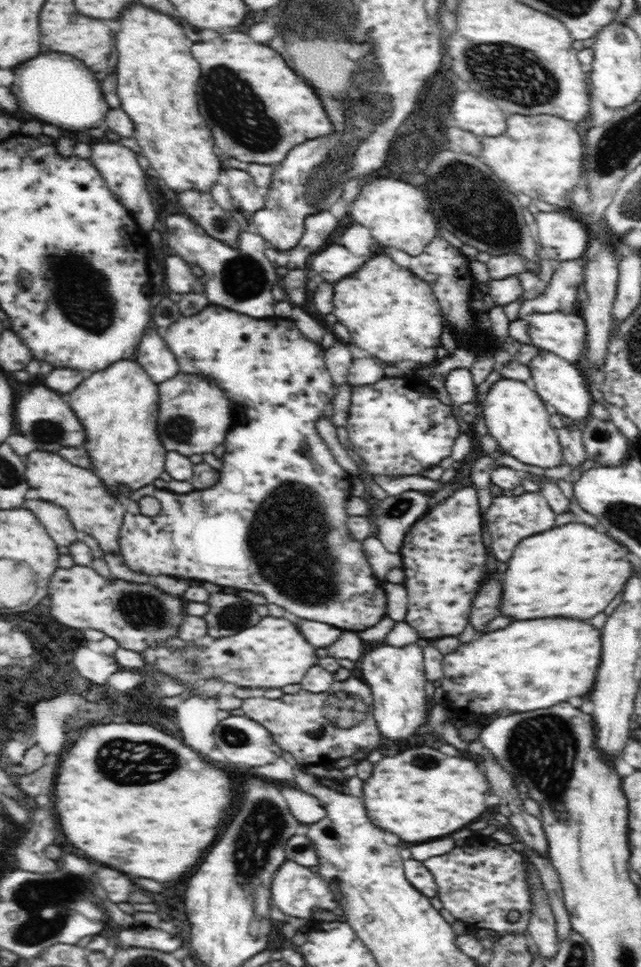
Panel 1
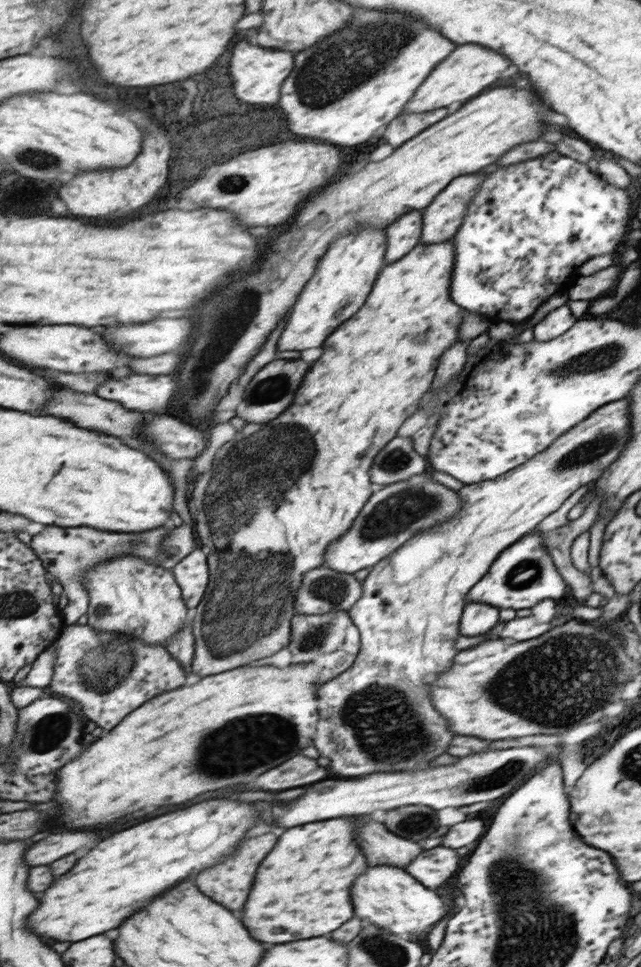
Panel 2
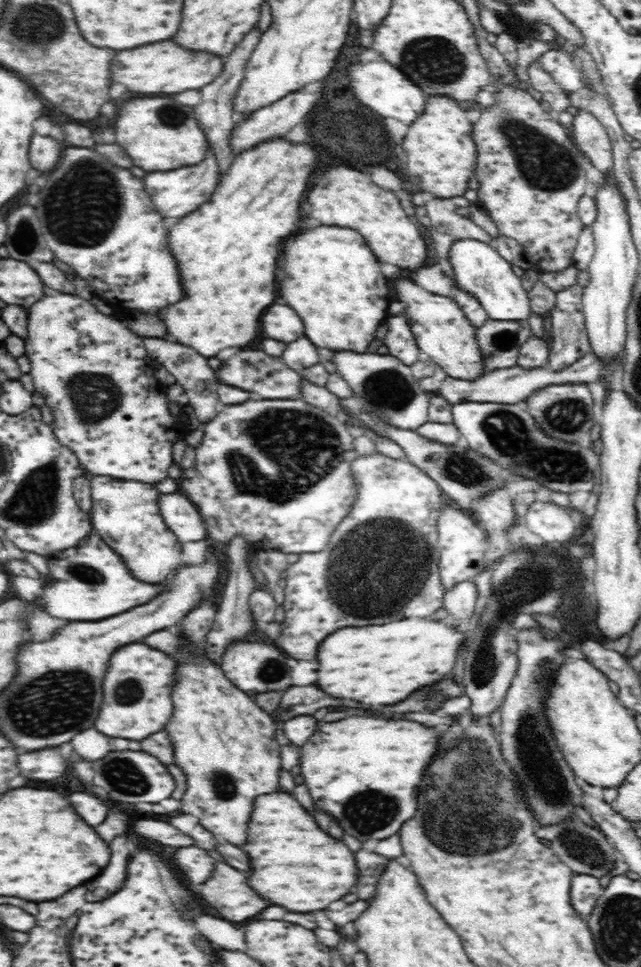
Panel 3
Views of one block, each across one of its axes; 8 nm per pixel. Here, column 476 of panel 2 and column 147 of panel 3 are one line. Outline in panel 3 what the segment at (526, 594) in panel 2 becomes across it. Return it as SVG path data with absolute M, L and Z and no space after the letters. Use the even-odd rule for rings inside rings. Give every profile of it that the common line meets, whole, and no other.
M96 533L83 538L75 547L56 551L46 557L54 582L44 586L42 604L46 606L49 616L56 616L60 620L104 620L146 604L166 592L161 584L150 585L137 580L119 554Z

